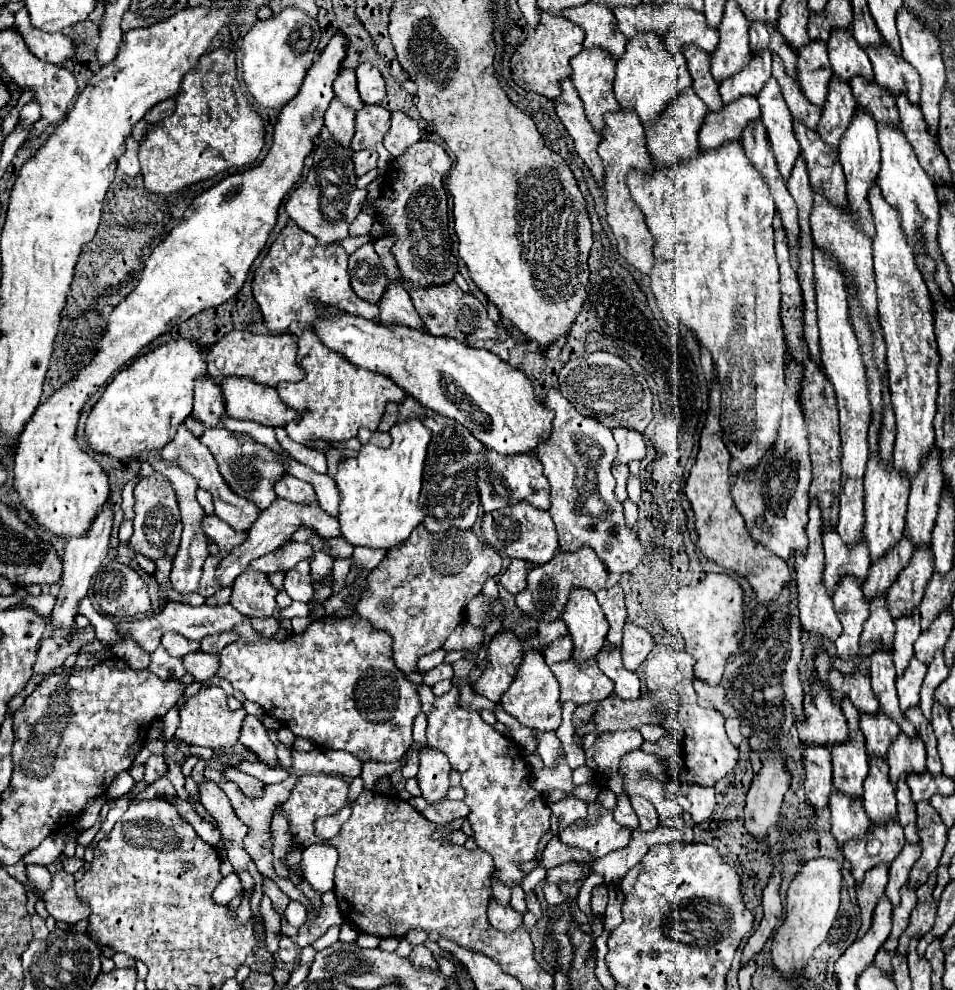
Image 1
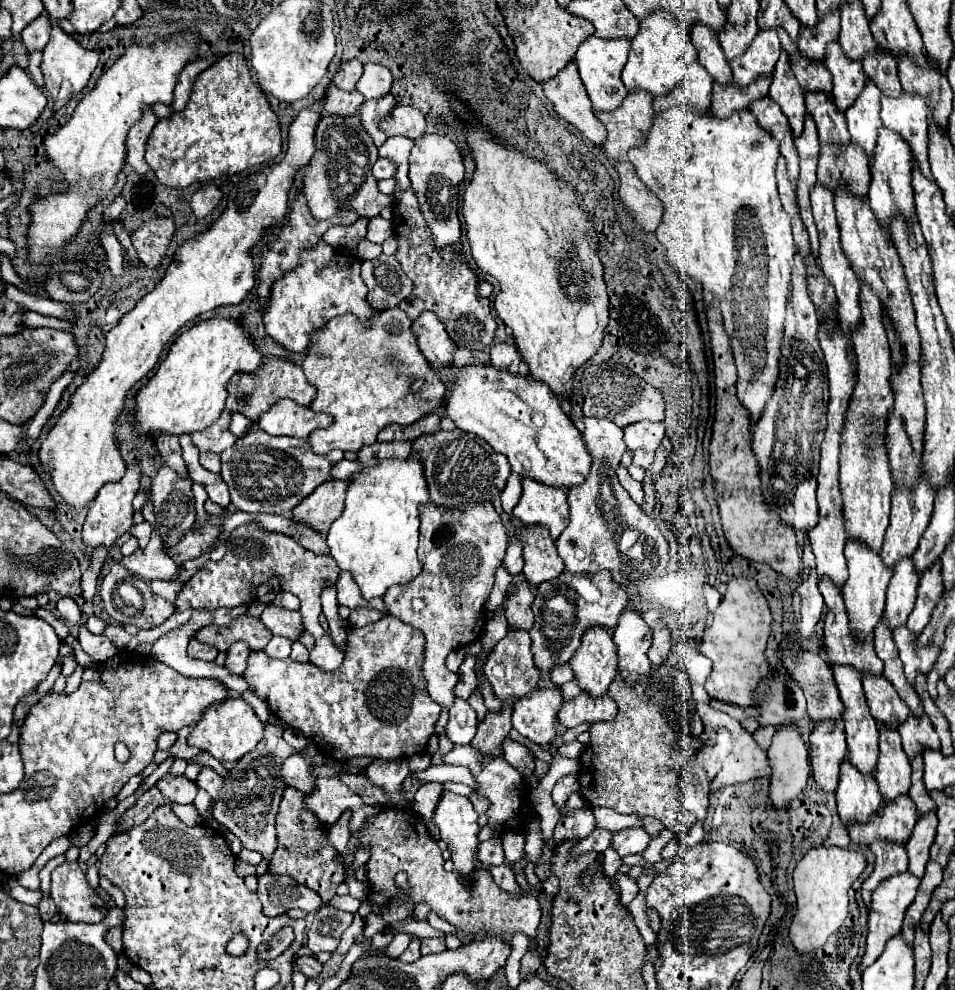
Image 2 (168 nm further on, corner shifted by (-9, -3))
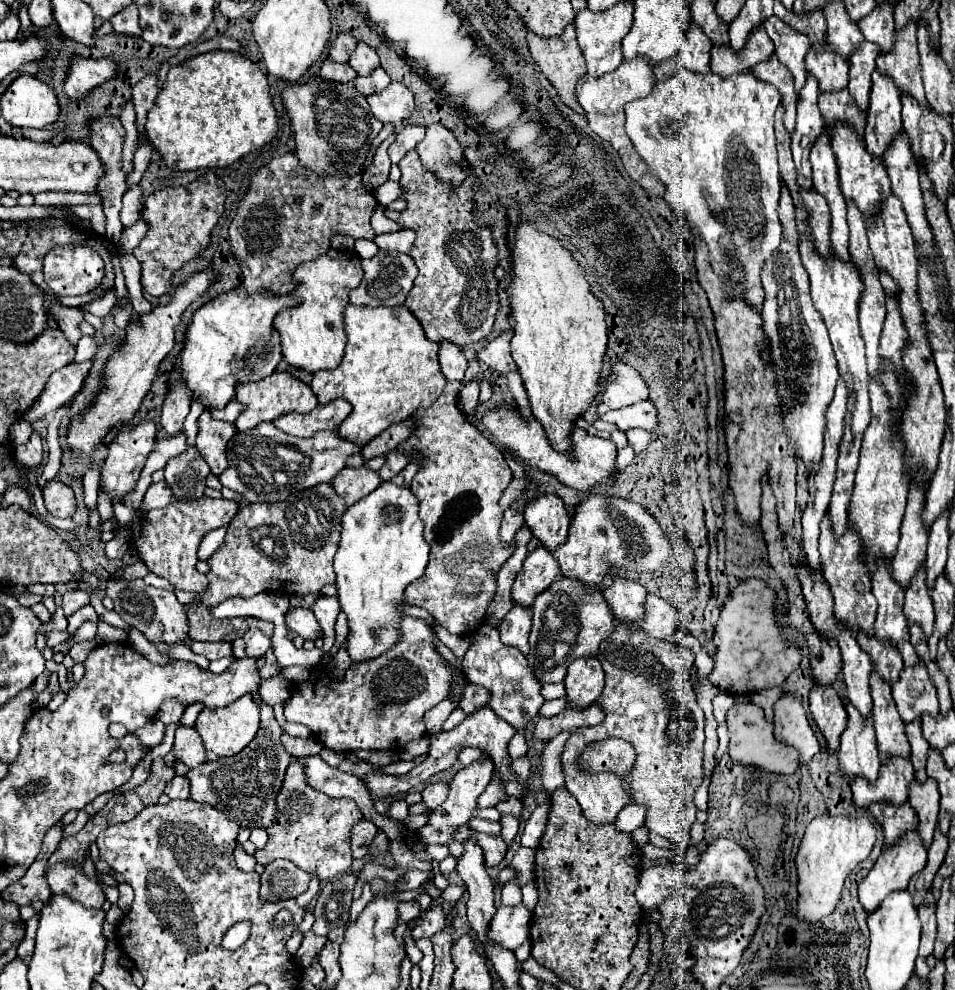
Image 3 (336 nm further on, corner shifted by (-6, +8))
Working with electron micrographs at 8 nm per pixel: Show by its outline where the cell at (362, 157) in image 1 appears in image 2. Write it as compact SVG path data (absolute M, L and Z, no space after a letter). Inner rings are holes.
M377 158L375 166L373 166L373 176L377 180L381 180L381 178L393 178L393 174L395 174L393 164L387 158Z

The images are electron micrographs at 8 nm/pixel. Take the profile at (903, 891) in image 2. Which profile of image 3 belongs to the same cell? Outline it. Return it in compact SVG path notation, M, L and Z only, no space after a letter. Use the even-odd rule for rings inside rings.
M914 829L912 833L902 835L892 847L884 849L882 855L876 859L872 871L864 877L864 881L858 885L858 897L860 903L864 905L864 909L868 913L872 913L888 893L898 891L898 889L906 889L908 881L912 879L912 875L916 875L920 869L924 869L926 865L926 847L922 845L922 837L918 837L918 829Z

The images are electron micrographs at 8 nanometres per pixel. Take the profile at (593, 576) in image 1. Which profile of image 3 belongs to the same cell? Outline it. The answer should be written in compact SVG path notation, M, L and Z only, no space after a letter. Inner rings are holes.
M558 577L532 605L532 631L530 631L530 667L538 681L558 683L564 681L568 665L580 657L596 657L598 645L614 631L614 615L608 607L602 589L588 595L584 585L576 579Z

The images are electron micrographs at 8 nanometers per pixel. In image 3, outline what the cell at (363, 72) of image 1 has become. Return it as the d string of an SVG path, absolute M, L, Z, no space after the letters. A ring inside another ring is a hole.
M360 41L354 49L354 55L350 55L348 63L358 75L368 75L368 73L372 73L372 69L376 69L380 65L380 59L370 45Z

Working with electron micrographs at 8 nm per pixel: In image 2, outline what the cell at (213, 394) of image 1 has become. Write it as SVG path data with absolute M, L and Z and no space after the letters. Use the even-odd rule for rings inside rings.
M225 410L217 422L205 428L205 430L191 434L195 446L197 446L201 452L211 450L211 452L215 452L215 454L221 454L225 448L231 448L233 442L237 440L237 436L233 436L233 434L229 432L229 418L231 418L231 412Z

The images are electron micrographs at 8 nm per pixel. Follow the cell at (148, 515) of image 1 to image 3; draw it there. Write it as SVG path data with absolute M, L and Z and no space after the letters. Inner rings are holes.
M192 445L182 455L170 459L164 469L164 477L178 501L204 495L206 487L204 481L208 475L210 475L208 463Z

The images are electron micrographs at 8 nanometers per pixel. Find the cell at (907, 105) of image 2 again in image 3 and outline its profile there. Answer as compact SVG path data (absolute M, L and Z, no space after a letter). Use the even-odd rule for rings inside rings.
M906 25L894 33L894 49L890 53L880 53L876 57L878 69L892 77L902 93L912 93L922 105L926 105L922 77L920 77L920 57L916 49L916 25Z

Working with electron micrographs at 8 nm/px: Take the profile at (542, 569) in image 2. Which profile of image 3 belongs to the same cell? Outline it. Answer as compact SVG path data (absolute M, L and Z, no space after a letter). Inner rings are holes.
M538 545L536 551L526 557L522 571L516 575L510 595L512 605L532 607L534 597L538 597L538 593L544 593L558 575L558 561L552 557L548 549Z

